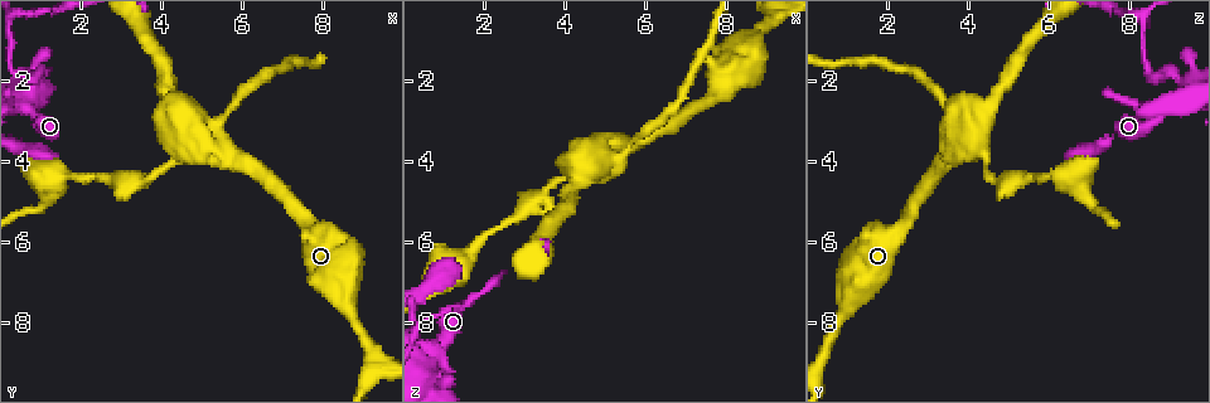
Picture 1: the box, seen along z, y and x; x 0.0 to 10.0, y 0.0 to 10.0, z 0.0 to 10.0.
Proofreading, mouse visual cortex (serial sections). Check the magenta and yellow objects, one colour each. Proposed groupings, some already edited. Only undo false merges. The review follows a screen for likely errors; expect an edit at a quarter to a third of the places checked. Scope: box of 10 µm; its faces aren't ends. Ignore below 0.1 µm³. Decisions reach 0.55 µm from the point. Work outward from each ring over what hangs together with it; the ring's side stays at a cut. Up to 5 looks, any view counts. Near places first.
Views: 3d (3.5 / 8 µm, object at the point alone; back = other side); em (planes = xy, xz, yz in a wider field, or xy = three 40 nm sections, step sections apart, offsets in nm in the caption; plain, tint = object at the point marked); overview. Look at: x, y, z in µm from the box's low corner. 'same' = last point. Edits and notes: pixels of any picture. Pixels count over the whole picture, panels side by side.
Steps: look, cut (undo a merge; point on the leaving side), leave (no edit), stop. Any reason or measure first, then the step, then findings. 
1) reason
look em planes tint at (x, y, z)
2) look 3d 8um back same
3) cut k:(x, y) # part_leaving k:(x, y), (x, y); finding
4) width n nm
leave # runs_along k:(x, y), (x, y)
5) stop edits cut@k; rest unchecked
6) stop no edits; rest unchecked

sudden change in width
look em xy step 3 tint at (5.45, 3.15, 3.95)

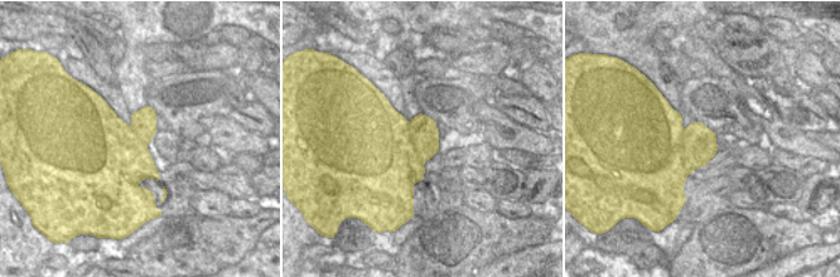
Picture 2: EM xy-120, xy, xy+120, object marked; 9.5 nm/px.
look 3d 3.5um same

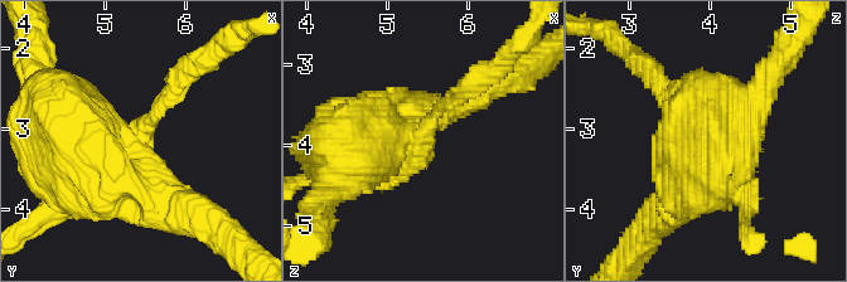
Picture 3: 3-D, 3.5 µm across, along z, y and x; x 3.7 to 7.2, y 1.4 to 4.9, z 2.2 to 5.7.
arm_widths 200, 700 nm
cut 3:(159, 106) # a second cell is stuck on

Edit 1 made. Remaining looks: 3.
abrupt turn
look 3d 8um at (0.95, 2.10, 9.40)

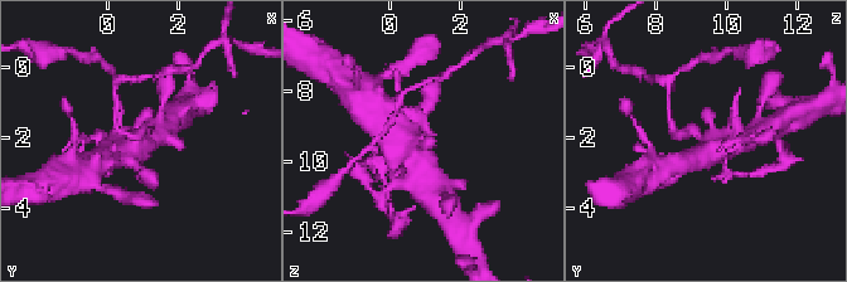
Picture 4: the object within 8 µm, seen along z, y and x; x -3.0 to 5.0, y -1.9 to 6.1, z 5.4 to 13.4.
look 3d 3.5um same

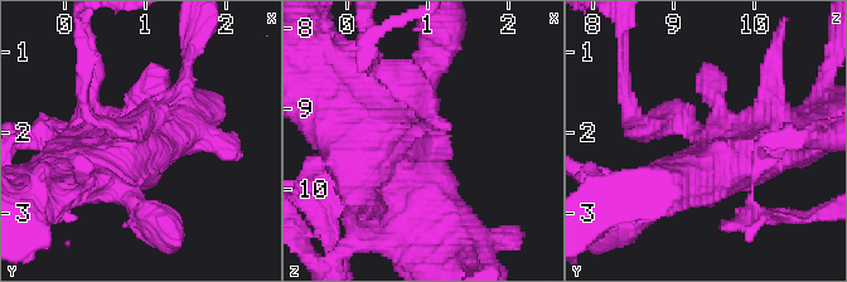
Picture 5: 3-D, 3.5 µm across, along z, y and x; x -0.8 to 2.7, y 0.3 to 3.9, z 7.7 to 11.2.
now the EM
look em xy step 1 tint at (0.90, 2.05, 9.35)

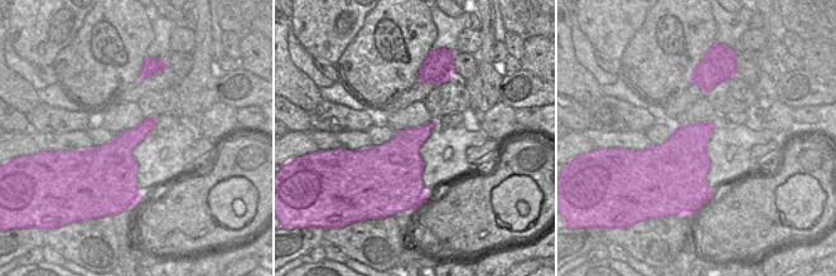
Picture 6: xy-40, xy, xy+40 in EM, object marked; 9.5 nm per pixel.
cut 5:(382, 73) # part_leaving 5:(668, 116), (635, 120), (623, 62); two cells meet here

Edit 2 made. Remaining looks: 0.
stop edits cut@3, cut@5; rest unchecked

